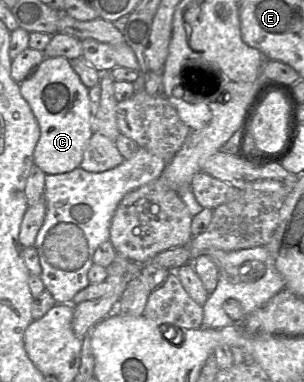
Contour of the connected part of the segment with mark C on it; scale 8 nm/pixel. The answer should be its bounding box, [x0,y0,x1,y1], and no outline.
[19,56,95,174]

